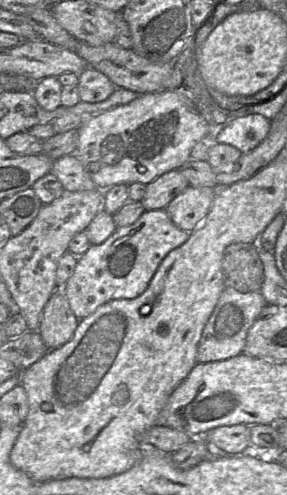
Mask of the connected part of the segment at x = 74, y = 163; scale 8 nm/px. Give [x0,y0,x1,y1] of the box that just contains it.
[50,155,97,192]

